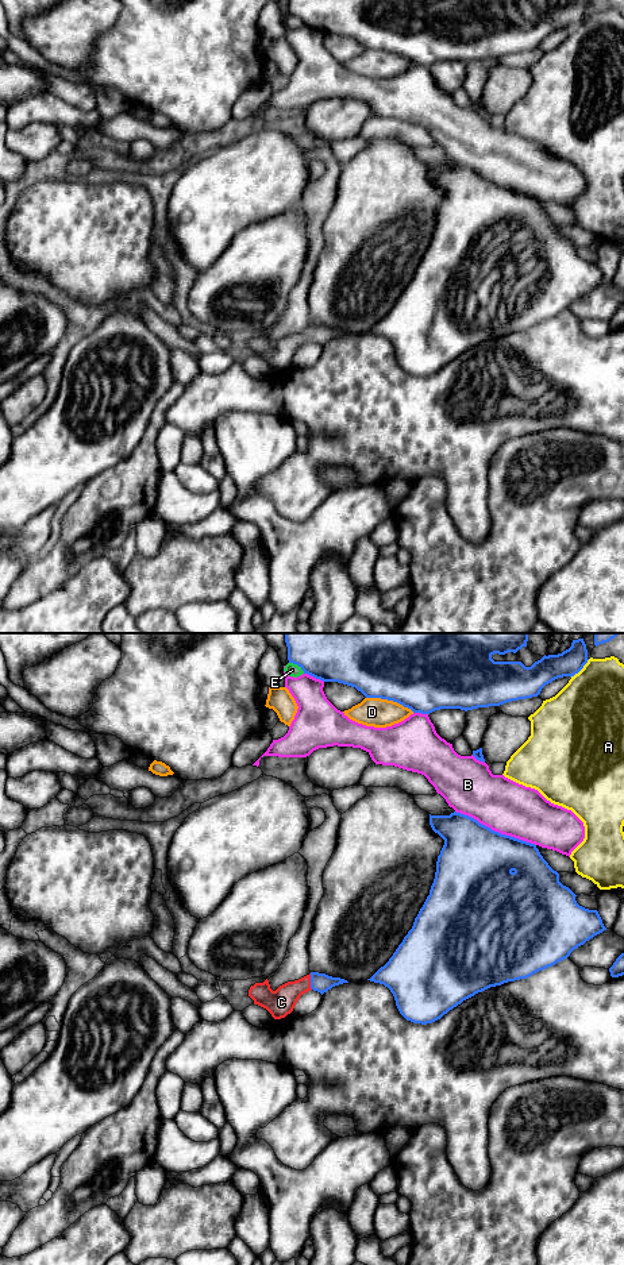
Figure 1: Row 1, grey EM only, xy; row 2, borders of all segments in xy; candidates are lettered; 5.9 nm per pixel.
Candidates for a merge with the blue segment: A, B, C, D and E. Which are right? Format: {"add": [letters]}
{"add": ["C"]}

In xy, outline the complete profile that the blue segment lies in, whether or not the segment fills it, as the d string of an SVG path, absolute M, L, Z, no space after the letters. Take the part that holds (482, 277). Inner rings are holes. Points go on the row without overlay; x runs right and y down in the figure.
M457 163L450 167L430 166L430 177L444 192L430 247L393 308L367 331L390 342L407 373L432 375L478 344L527 331L555 317L606 282L598 263L577 255L577 247L559 234L559 225L548 217L535 196L494 184Z

